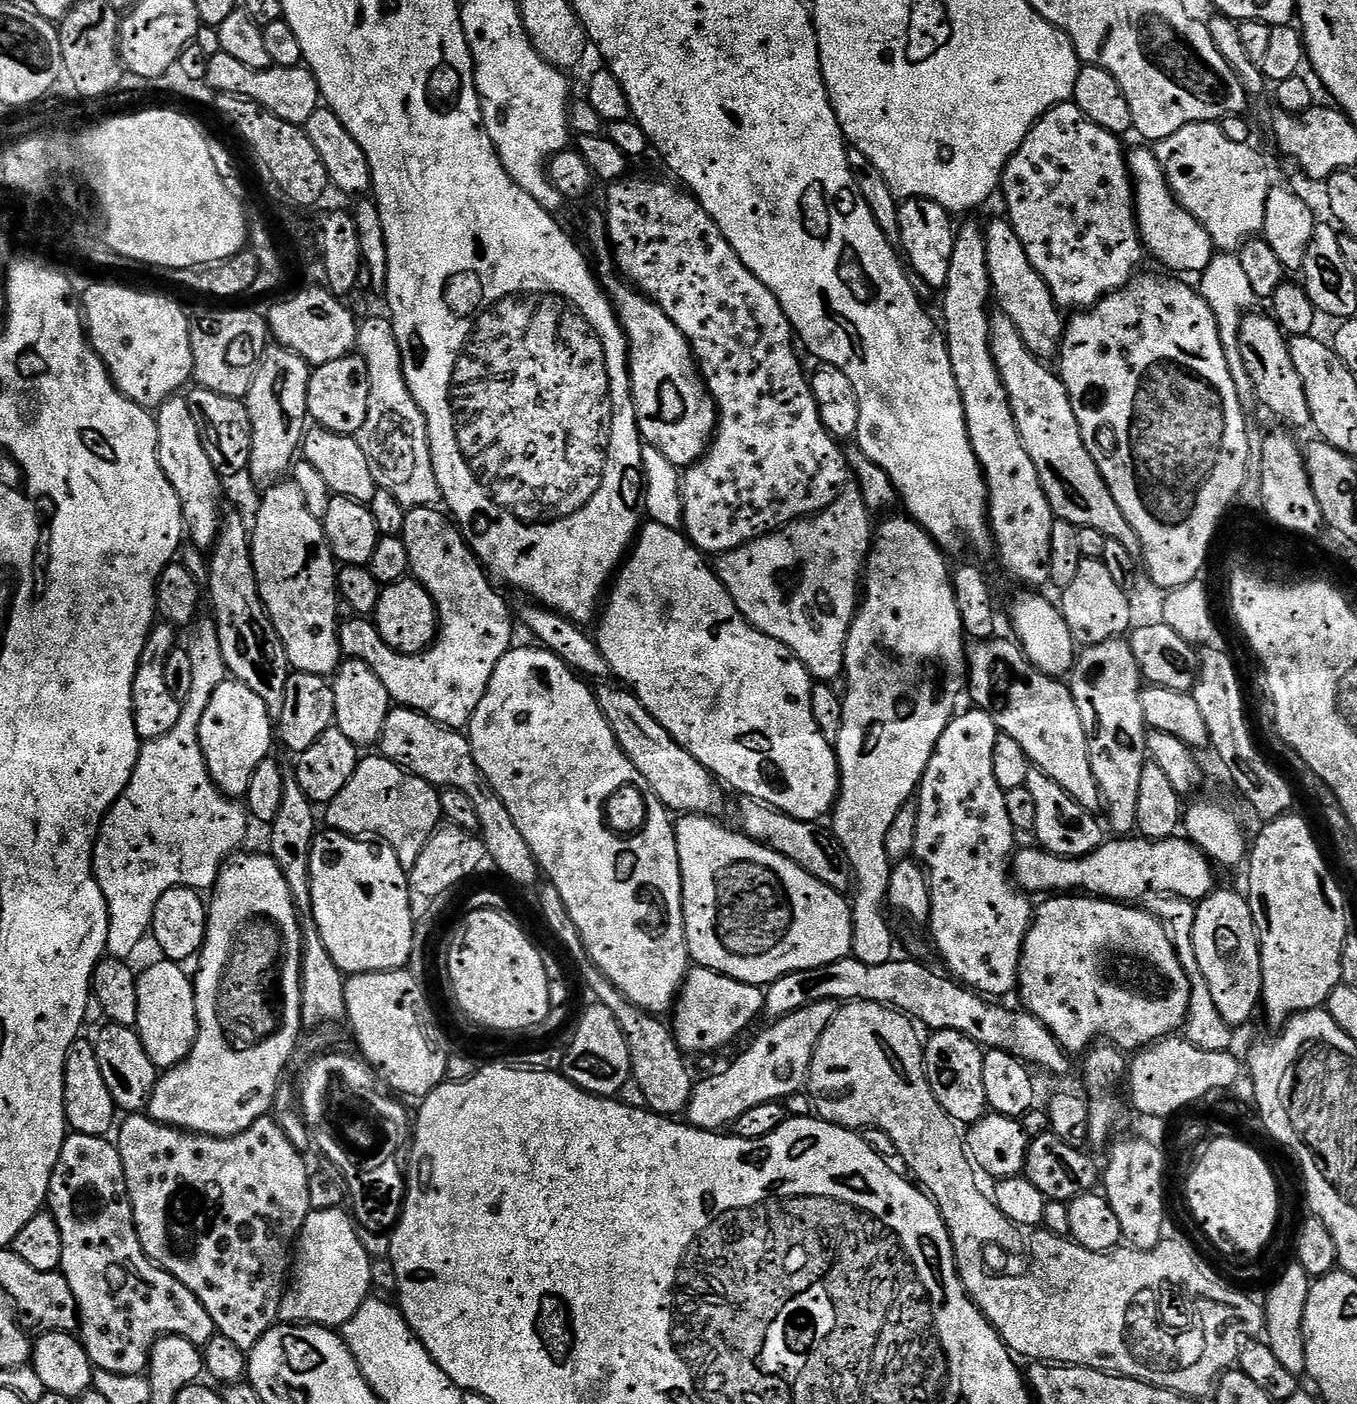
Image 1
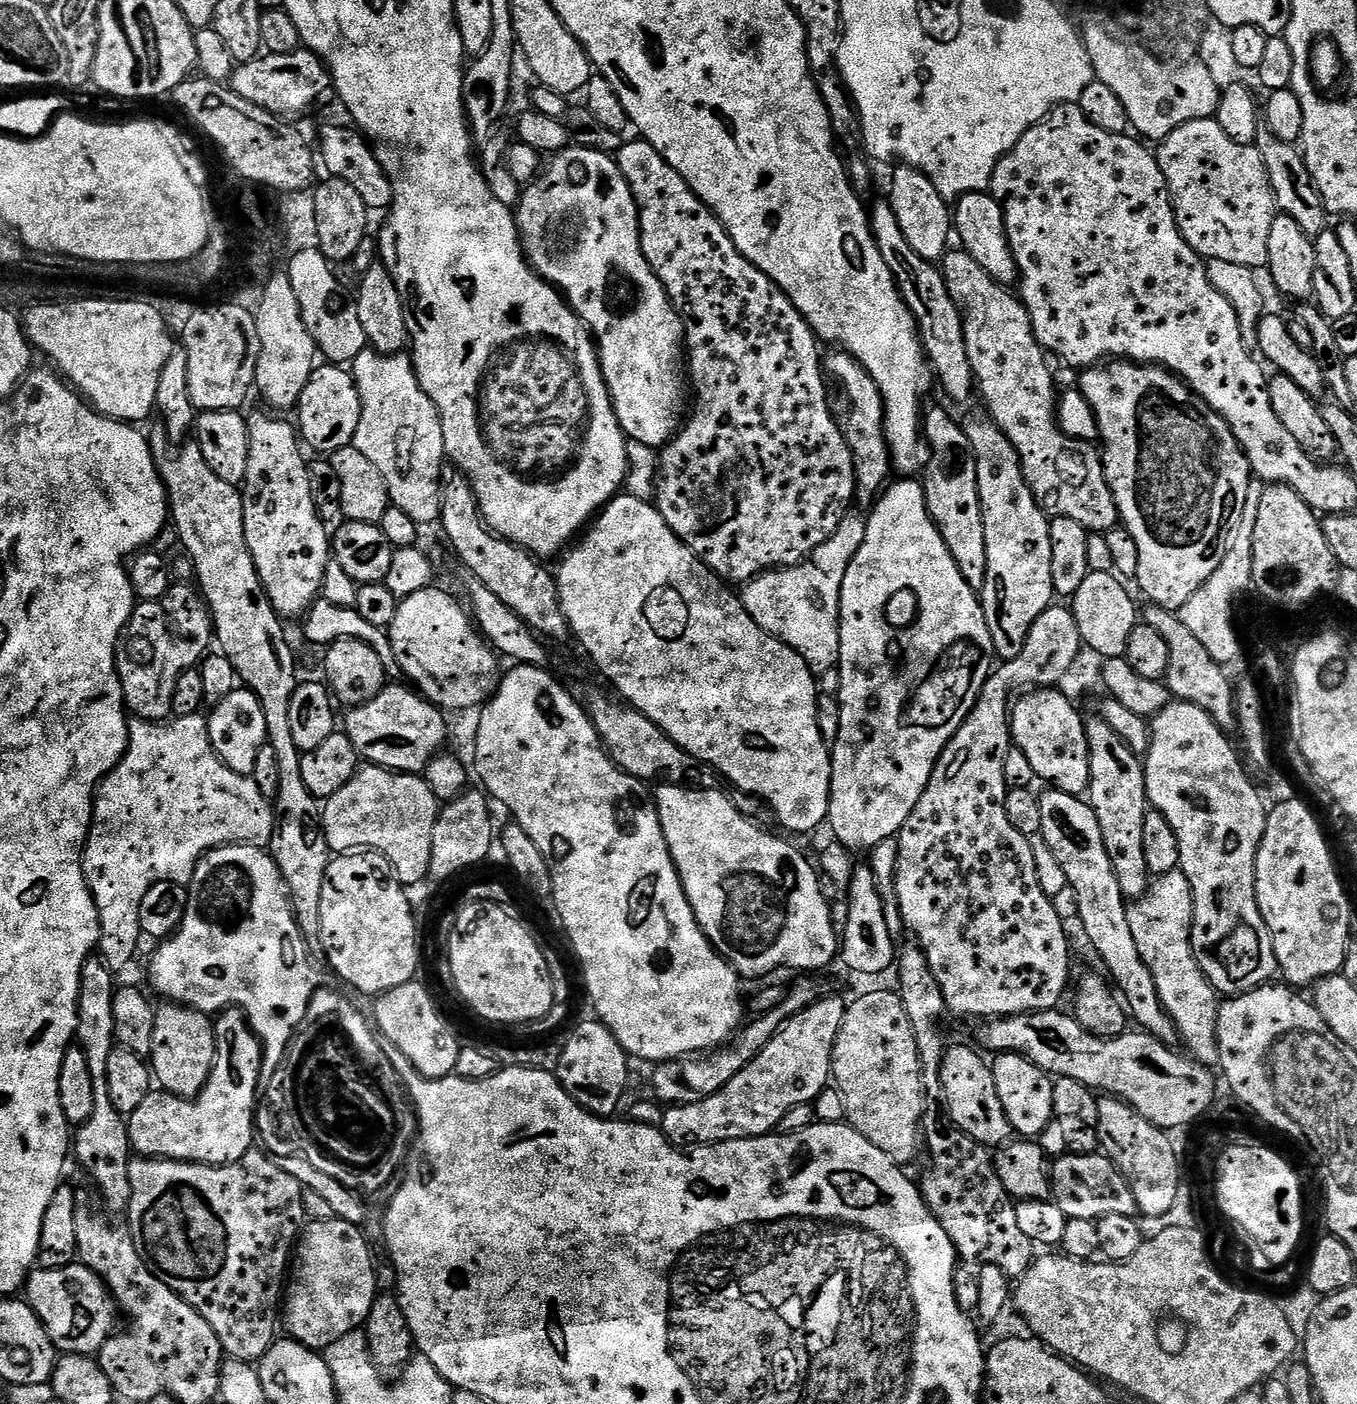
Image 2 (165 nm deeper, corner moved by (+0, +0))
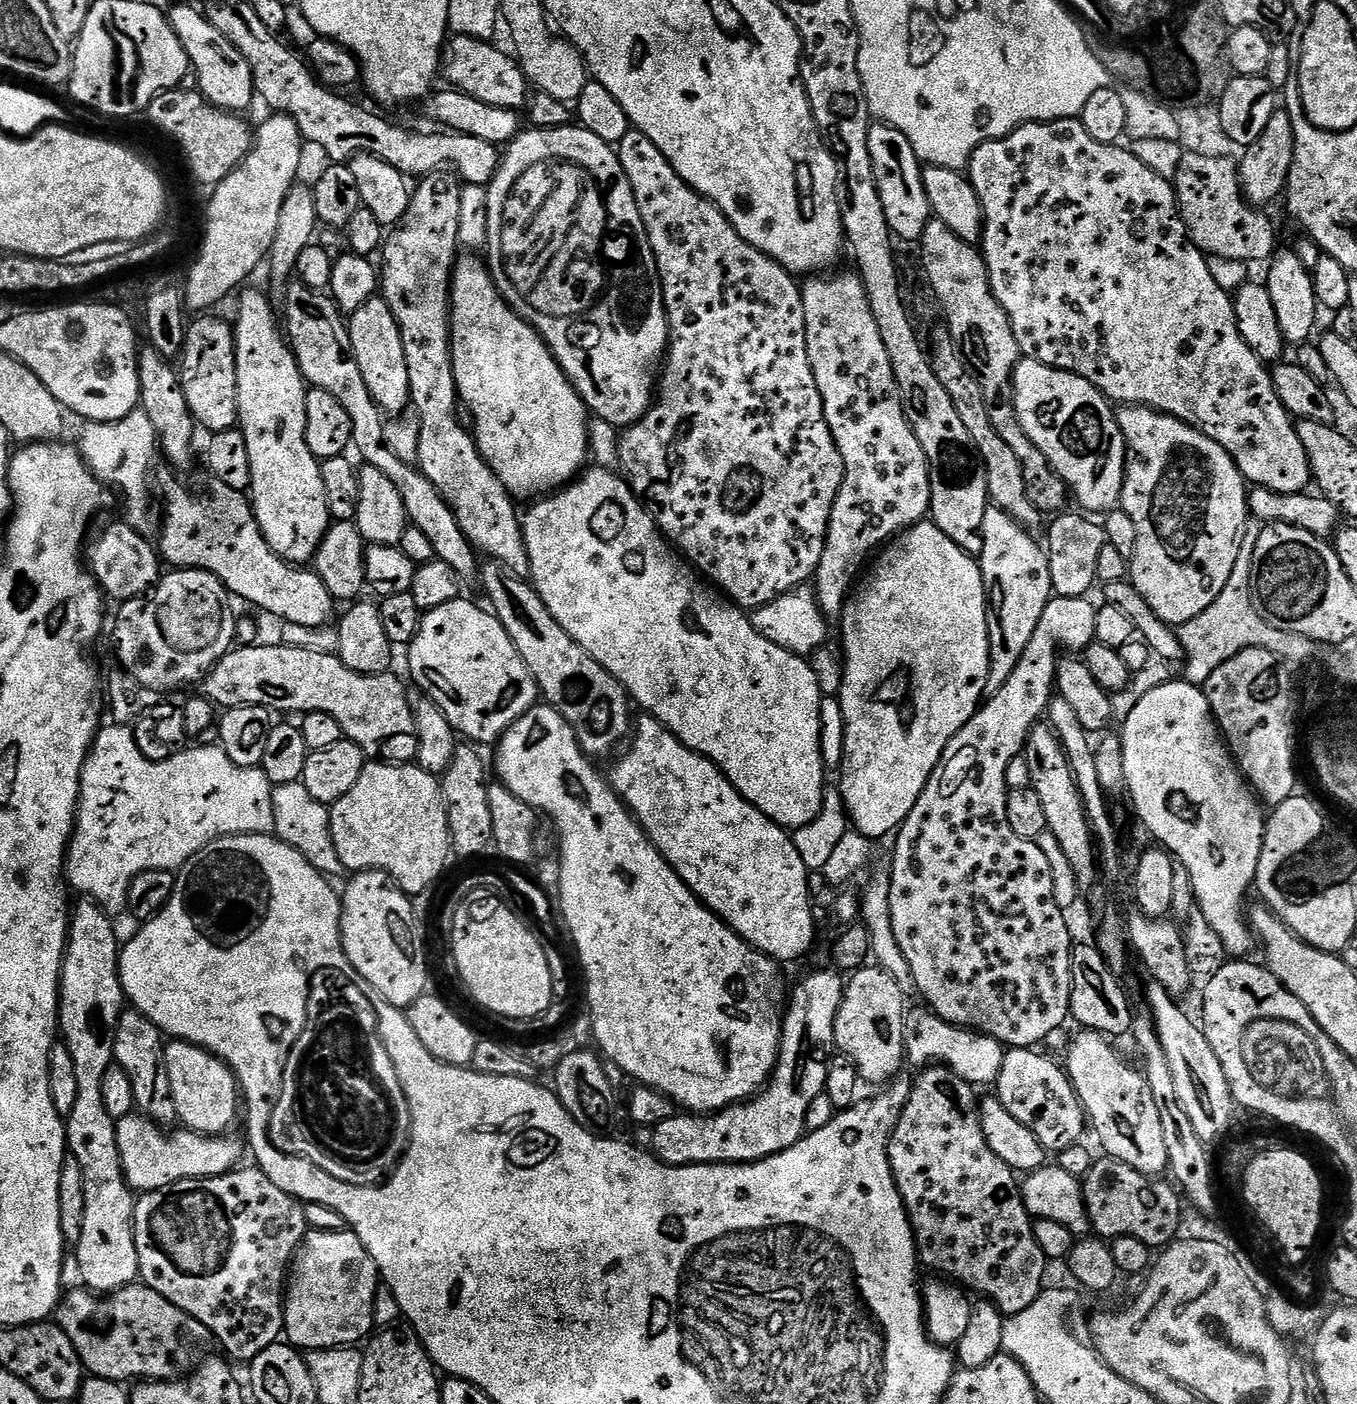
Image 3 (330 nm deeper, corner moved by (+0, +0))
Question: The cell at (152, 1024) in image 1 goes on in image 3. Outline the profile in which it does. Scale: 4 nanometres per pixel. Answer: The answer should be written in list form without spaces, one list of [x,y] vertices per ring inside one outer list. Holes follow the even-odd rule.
[[[172,1040],[165,1043],[164,1057],[166,1058],[166,1074],[170,1074],[170,1094],[174,1098],[177,1121],[187,1131],[200,1132],[203,1136],[220,1136],[227,1133],[231,1129],[228,1127],[235,1120],[237,1123],[238,1109],[242,1104],[242,1096],[236,1083],[236,1073],[221,1062],[213,1052],[207,1052],[197,1044],[191,1044],[185,1040]]]

